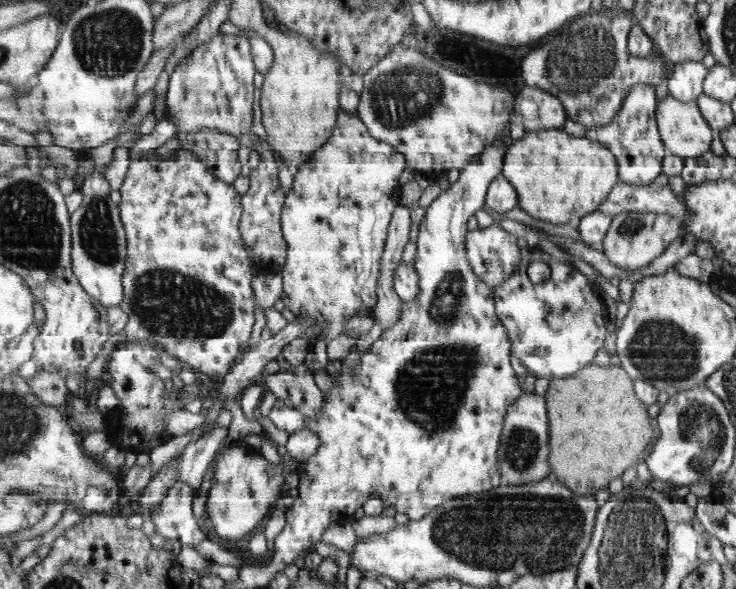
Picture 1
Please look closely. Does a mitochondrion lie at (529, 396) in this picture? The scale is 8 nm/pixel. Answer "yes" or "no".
no

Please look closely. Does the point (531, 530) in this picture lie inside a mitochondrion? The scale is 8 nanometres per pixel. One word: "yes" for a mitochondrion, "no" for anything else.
yes

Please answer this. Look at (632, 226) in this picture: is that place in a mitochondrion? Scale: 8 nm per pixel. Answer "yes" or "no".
yes

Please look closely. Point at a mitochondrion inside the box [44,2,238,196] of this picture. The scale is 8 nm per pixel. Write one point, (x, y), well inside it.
(111, 39)

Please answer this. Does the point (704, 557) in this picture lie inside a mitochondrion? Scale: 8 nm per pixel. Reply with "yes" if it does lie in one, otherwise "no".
no

